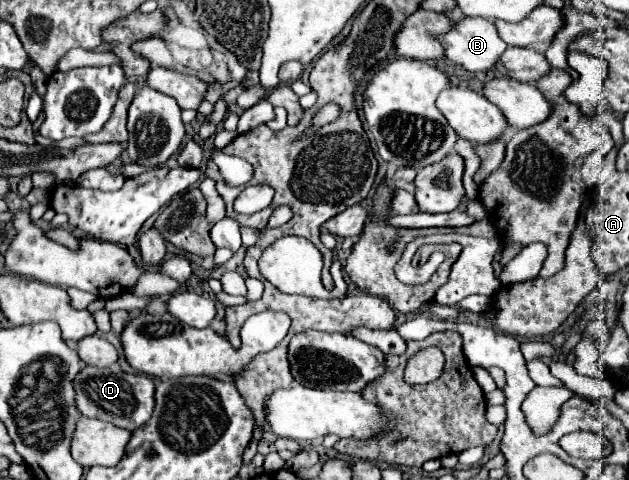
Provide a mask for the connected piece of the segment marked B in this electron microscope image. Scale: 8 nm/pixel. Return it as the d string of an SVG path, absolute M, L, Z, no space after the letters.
M462 18L448 34L440 38L448 60L470 72L492 70L506 50L496 26L484 18Z

